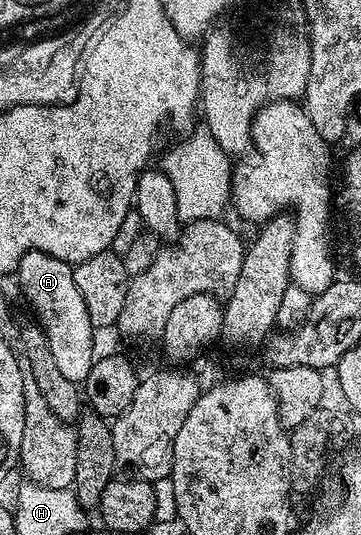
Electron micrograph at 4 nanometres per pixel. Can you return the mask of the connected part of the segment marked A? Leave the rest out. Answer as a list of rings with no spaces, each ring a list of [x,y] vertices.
[[[42,250],[25,253],[17,269],[17,277],[26,300],[35,312],[36,321],[48,338],[51,353],[58,362],[58,367],[67,380],[78,384],[93,367],[93,334],[95,327],[90,322],[90,314],[83,303],[82,293],[75,284],[73,266],[58,257]]]

